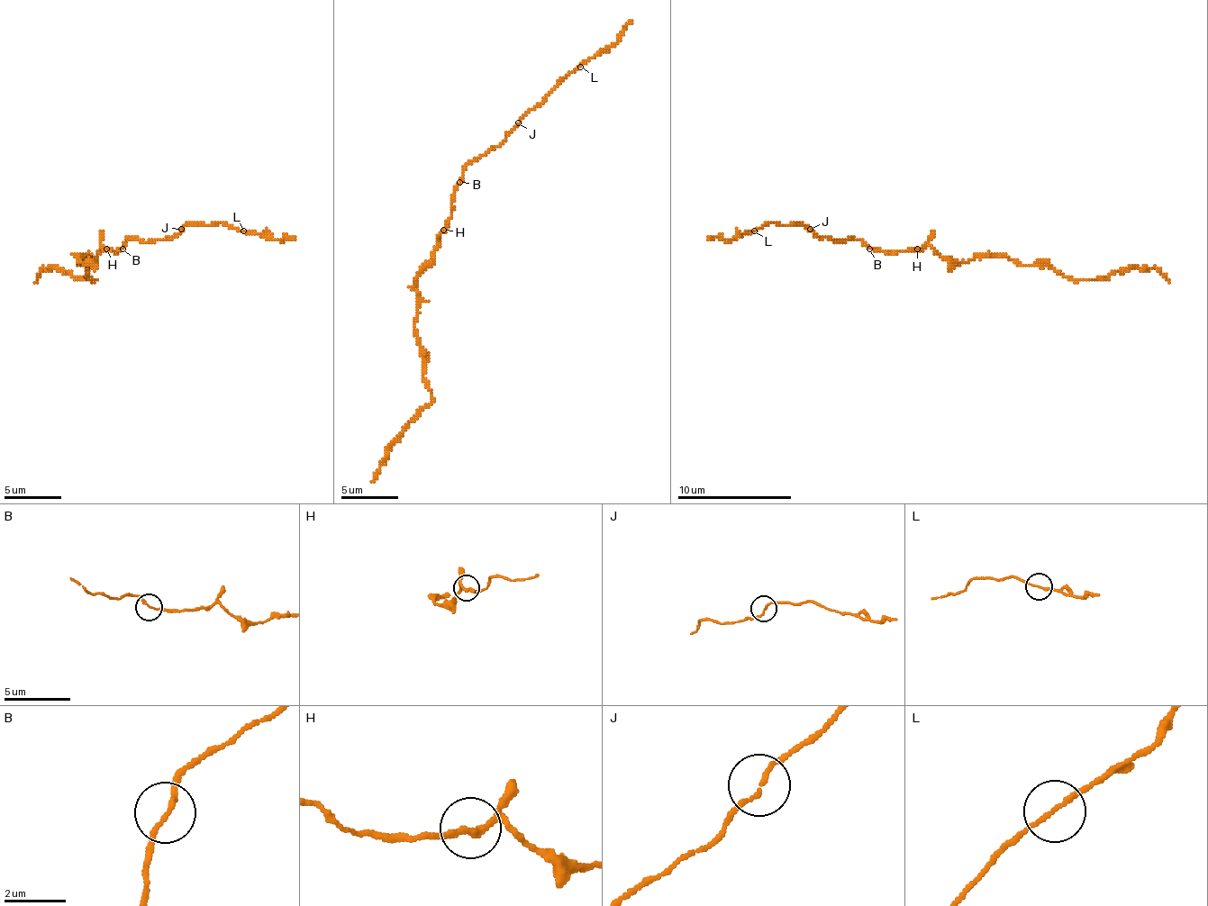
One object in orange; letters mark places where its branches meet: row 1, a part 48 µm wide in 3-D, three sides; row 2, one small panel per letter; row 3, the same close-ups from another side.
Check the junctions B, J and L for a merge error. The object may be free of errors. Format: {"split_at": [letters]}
{"split_at": []}

